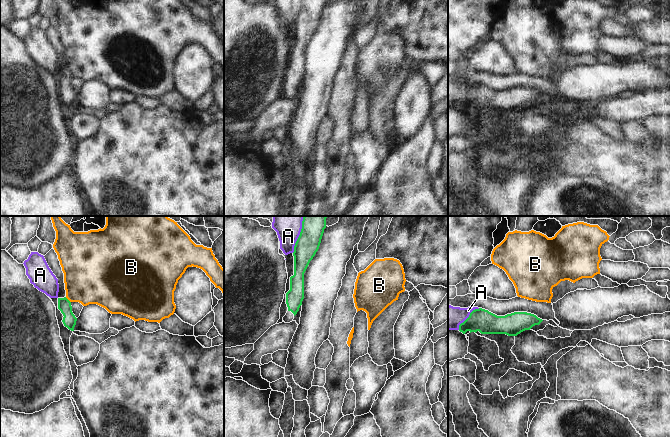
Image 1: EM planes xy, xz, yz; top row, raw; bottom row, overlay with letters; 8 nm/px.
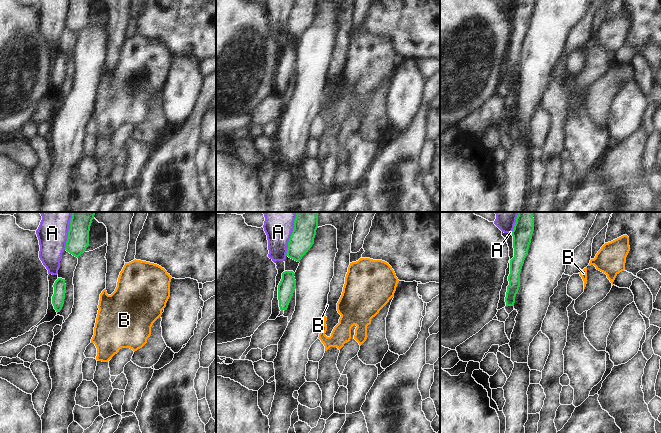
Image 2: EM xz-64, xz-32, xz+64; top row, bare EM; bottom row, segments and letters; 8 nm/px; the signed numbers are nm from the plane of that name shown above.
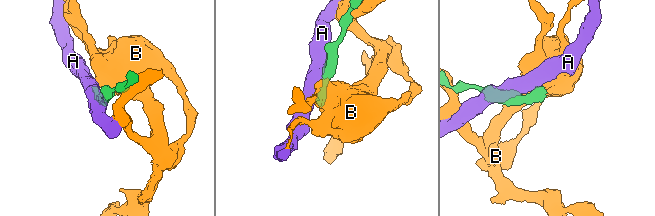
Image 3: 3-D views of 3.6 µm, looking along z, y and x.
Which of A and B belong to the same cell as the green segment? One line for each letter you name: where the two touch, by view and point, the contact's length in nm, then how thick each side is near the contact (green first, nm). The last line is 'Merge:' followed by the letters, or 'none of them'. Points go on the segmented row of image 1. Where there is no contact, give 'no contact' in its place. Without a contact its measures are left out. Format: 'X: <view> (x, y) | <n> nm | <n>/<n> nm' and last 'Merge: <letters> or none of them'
Merge: none of them

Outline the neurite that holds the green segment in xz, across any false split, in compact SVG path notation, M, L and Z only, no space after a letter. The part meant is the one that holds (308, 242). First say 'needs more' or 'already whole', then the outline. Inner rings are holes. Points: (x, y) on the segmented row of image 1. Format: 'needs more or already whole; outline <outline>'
needs more; outline M304 216L302 229L294 246L294 275L290 277L290 290L286 293L288 311L285 323L293 321L304 299L304 273L319 249L326 228L327 216Z

